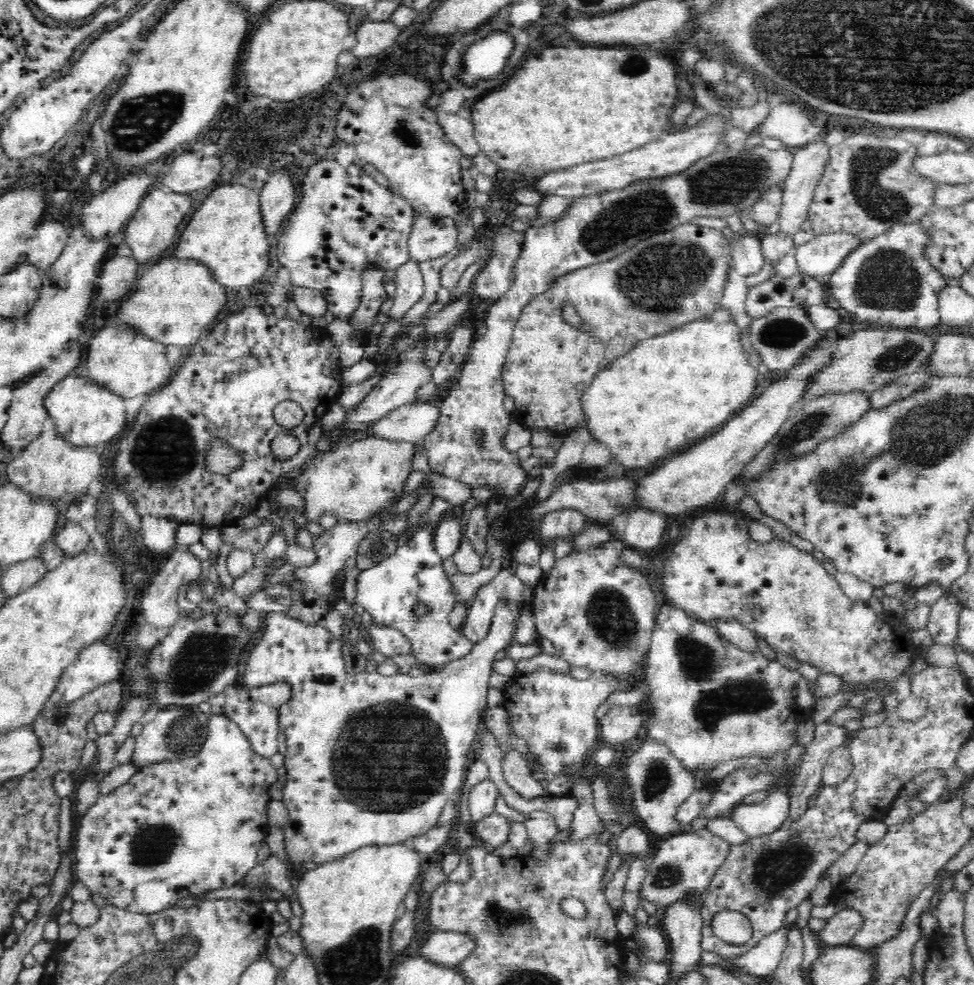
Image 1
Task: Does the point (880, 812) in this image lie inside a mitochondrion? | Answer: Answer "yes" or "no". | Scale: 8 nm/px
no

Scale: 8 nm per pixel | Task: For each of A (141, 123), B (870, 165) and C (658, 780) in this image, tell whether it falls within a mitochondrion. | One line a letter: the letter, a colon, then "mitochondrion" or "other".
A: mitochondrion
B: mitochondrion
C: mitochondrion

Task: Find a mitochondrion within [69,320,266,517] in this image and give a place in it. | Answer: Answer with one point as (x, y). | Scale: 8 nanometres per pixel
(164, 451)

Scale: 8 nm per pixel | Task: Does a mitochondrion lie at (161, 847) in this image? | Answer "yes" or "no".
yes

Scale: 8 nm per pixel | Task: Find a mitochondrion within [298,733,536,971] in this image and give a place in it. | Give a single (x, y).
(498, 919)

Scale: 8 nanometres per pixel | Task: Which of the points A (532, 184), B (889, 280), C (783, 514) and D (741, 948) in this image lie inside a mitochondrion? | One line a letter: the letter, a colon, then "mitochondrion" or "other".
A: other
B: mitochondrion
C: other
D: other

